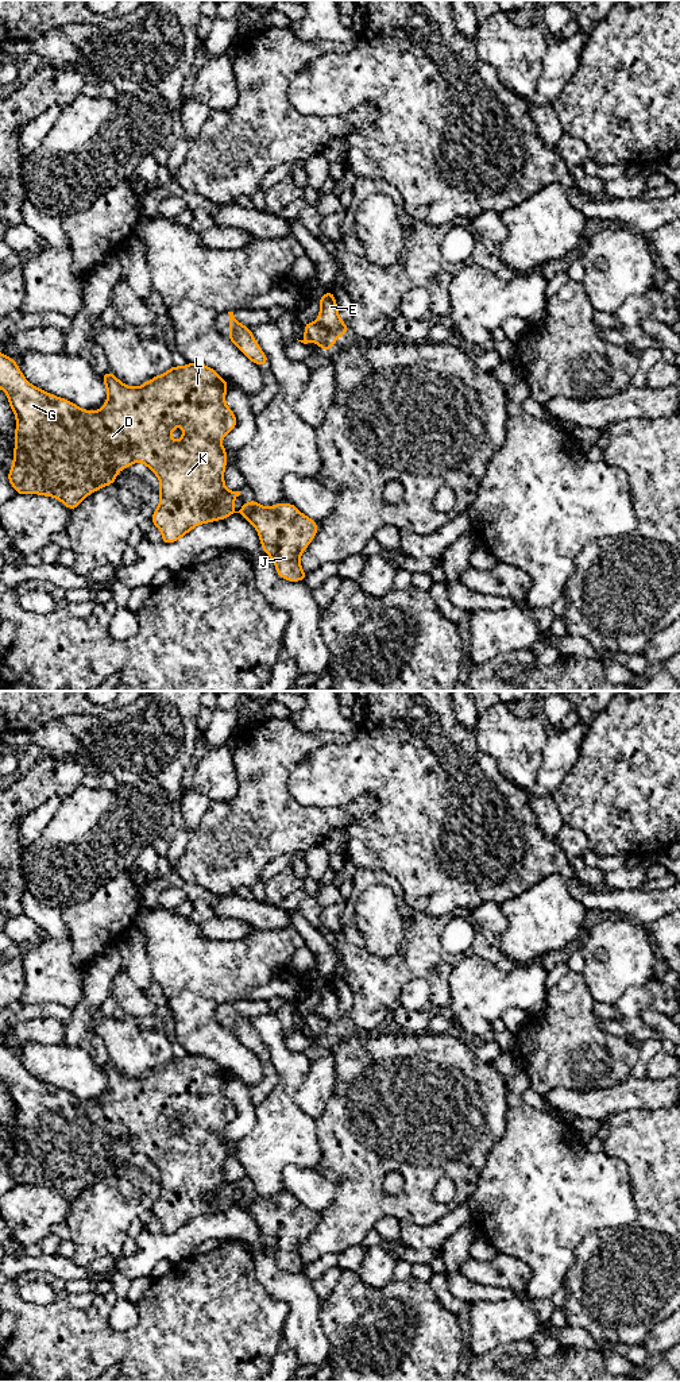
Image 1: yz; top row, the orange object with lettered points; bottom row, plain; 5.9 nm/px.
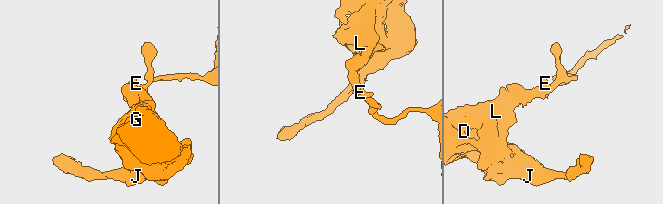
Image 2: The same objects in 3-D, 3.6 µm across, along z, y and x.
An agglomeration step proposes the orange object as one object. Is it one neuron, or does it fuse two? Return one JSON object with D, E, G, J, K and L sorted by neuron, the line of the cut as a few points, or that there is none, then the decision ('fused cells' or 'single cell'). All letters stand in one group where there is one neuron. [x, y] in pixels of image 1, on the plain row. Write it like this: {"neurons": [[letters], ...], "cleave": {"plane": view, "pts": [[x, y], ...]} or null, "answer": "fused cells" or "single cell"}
{"neurons": [["D", "G", "J", "K", "L"], ["E"]], "cleave": {"plane": "yz", "pts": [[316, 1012], [335, 1030]]}, "answer": "fused cells"}

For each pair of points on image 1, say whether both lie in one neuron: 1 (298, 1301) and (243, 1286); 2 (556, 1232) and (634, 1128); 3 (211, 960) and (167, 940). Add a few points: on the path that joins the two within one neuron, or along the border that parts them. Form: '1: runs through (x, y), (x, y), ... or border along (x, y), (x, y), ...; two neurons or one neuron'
1: border along (252, 1265), (261, 1285), (288, 1307), (285, 1320); two neurons
2: border along (603, 1151), (617, 1155), (626, 1165), (630, 1184); two neurons
3: runs through (200, 960), (188, 960), (178, 950); one neuron

